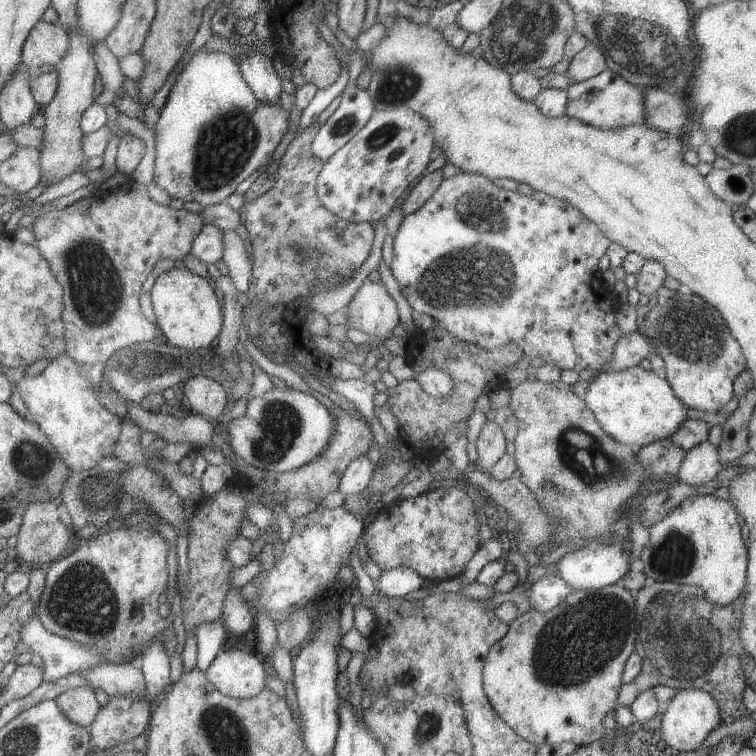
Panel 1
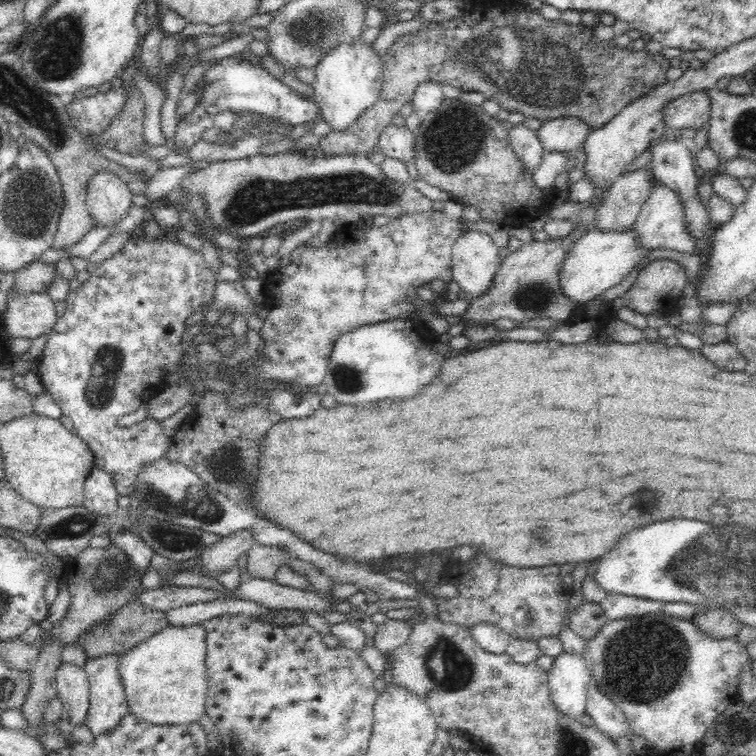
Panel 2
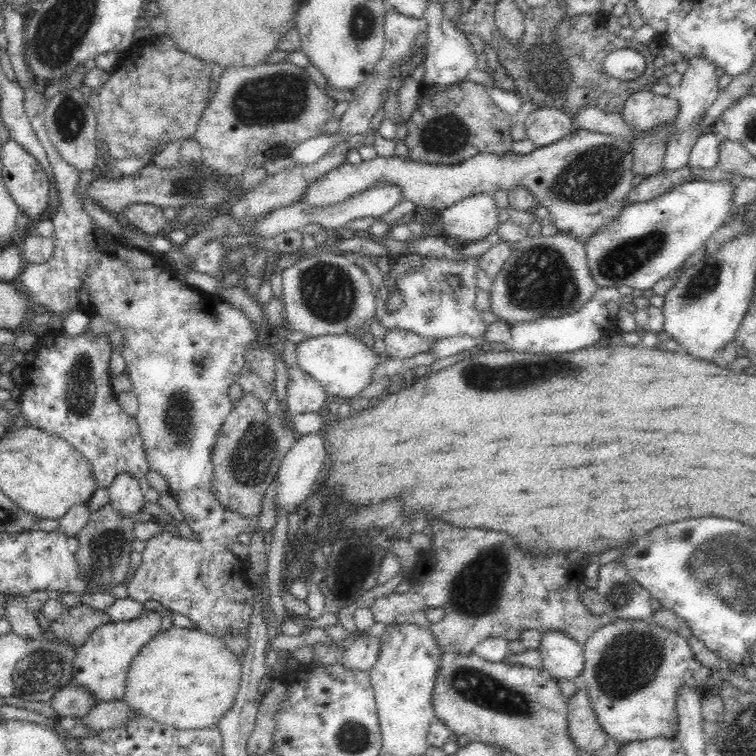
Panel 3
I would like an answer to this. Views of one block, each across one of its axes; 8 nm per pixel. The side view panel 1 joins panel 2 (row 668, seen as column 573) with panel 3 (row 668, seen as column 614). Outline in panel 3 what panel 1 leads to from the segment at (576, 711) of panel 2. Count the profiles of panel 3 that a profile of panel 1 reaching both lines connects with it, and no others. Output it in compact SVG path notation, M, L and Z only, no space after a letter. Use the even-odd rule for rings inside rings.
M550 629L542 633L536 649L542 658L544 672L554 680L573 680L584 668L582 645L560 631Z

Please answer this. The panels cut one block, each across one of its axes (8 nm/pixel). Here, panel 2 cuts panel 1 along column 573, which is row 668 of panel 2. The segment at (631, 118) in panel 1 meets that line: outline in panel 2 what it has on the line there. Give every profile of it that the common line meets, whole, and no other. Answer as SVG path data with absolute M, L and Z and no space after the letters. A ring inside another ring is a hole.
M112 653L88 658L82 666L89 682L88 712L86 712L85 725L95 736L111 734L122 723L122 718L130 713L118 663L118 656Z

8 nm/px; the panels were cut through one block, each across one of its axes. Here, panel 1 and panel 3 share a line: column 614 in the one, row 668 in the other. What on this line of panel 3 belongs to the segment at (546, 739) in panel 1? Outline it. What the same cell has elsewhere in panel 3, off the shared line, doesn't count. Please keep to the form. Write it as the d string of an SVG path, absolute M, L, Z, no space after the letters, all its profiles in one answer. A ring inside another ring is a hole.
M614 619L595 630L582 647L585 661L581 674L596 718L620 745L652 738L674 739L679 729L675 700L682 685L694 687L702 695L711 694L705 688L711 669L699 664L687 639L650 620Z

